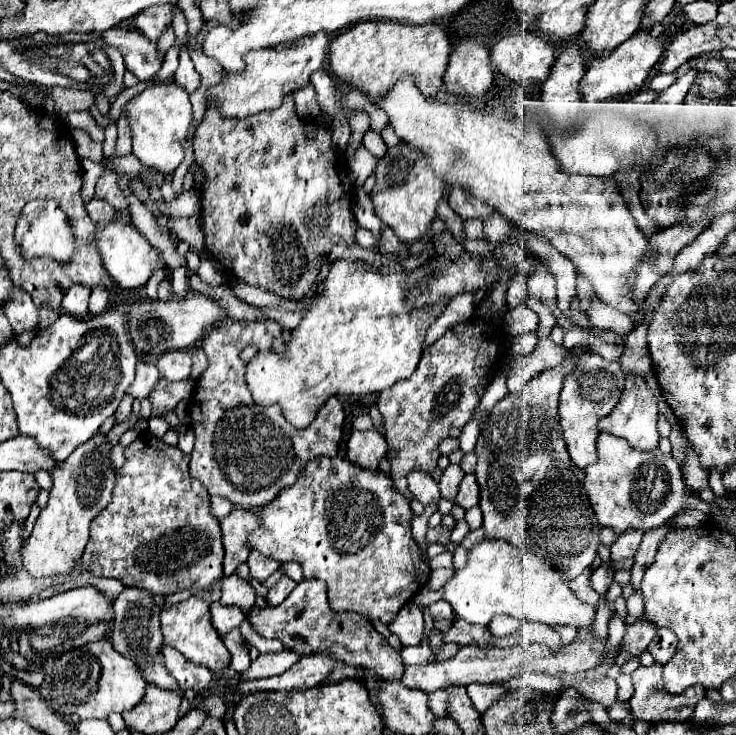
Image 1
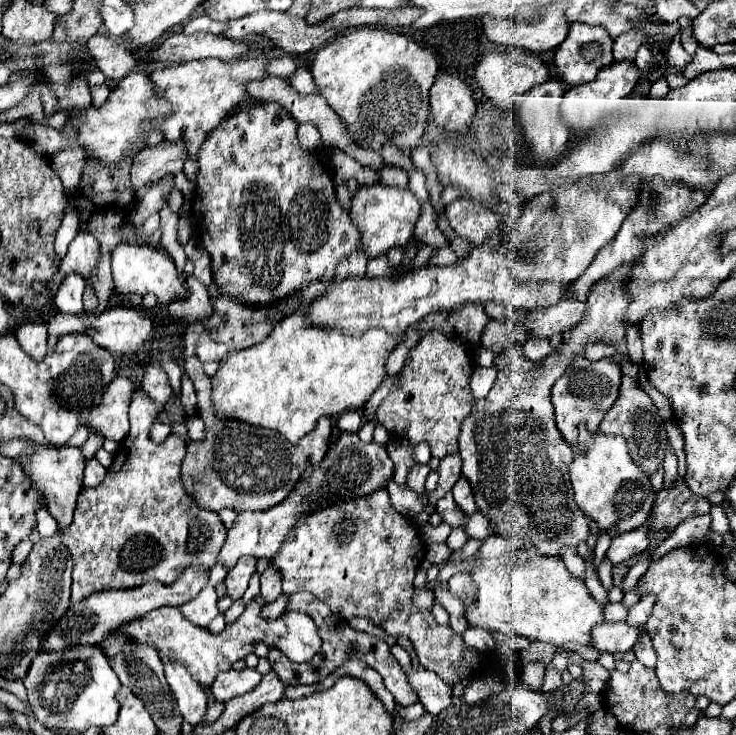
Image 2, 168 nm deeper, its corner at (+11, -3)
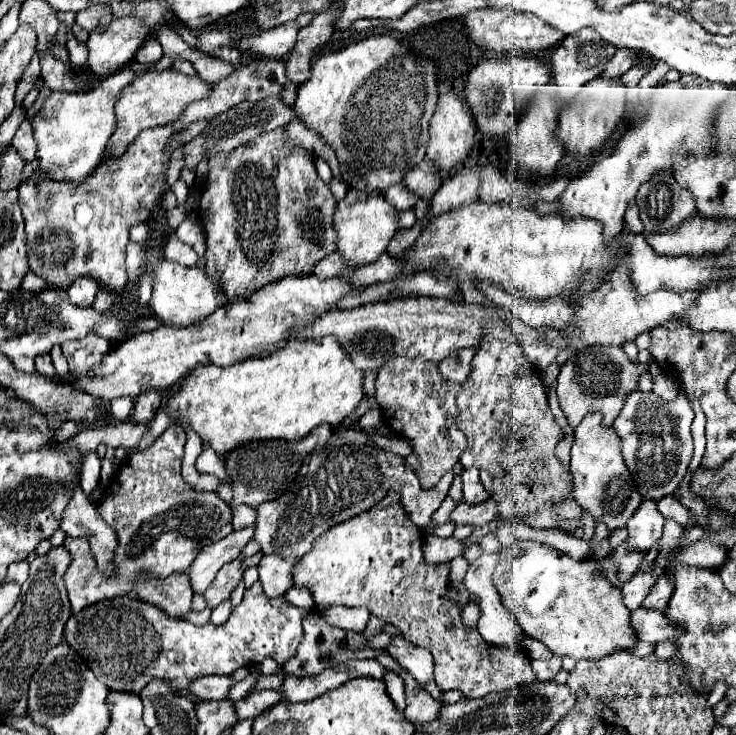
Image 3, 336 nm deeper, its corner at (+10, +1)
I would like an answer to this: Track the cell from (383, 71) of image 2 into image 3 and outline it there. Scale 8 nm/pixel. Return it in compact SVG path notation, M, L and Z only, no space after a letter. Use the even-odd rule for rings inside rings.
M370 35L370 37L364 37L360 41L356 41L354 45L348 45L340 51L334 51L334 53L328 53L328 55L322 55L314 65L312 65L312 73L310 73L310 79L306 83L302 83L298 87L298 99L294 103L294 109L296 113L306 121L306 125L314 131L318 131L326 143L332 145L332 149L336 151L338 155L338 161L340 161L340 167L342 167L342 175L344 175L344 181L358 189L358 191L368 191L370 195L374 193L382 193L386 187L394 185L394 183L402 183L402 175L418 165L424 157L426 157L426 147L428 147L428 123L430 123L430 117L436 109L436 101L438 101L438 89L436 89L436 65L428 59L422 59L418 57L416 53L412 53L410 49L406 49L404 45L400 45L394 37L390 35Z

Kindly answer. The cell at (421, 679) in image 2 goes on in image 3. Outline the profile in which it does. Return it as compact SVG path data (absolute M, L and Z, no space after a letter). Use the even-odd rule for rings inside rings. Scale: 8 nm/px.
M394 637L394 643L388 645L388 653L392 653L404 669L408 669L420 687L426 689L426 685L434 681L434 663L432 655L426 649L416 647L404 637Z

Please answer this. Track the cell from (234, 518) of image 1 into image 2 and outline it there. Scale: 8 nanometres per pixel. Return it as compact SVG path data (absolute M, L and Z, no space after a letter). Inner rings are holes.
M341 433L339 439L333 443L333 447L325 453L323 461L317 467L309 467L293 491L287 495L285 501L281 501L277 507L267 511L245 511L237 515L235 527L229 529L227 541L219 553L219 561L225 563L229 569L237 563L239 557L265 557L269 561L275 559L277 551L281 549L281 543L287 541L289 533L297 527L299 519L305 513L313 513L313 509L323 509L325 505L333 505L333 501L349 501L355 497L365 497L377 489L387 487L387 483L393 479L395 467L389 459L389 453L385 445L377 443L363 443L357 433Z

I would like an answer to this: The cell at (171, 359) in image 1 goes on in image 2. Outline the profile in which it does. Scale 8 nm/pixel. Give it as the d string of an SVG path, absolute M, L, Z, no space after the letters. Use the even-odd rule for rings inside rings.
M149 365L149 369L145 369L141 389L145 391L145 395L149 399L153 399L159 405L165 405L169 401L171 387L169 387L169 381L167 381L167 373L163 371L161 365Z

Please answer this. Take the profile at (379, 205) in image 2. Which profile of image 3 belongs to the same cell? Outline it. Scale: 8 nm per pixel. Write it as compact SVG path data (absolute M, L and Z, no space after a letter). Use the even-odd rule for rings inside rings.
M349 188L346 196L338 203L334 215L334 227L338 229L338 251L352 265L370 265L386 251L390 239L398 233L400 211L392 207L382 195L370 195L364 191Z

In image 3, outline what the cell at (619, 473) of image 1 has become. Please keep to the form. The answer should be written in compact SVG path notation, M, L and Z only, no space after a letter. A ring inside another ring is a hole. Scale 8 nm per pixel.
M588 413L574 431L572 441L572 461L570 469L574 473L574 499L584 507L596 521L606 523L610 531L626 527L626 521L636 513L642 503L642 495L636 489L630 471L622 459L622 439L612 427L602 427L600 413Z

